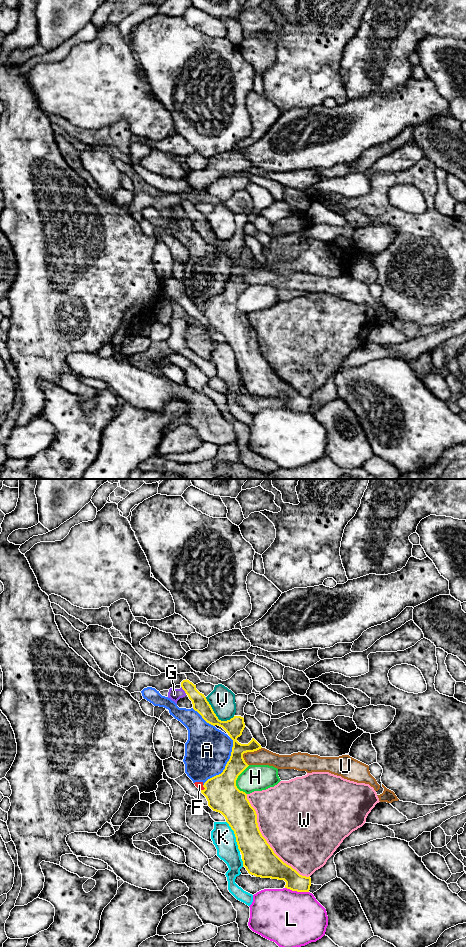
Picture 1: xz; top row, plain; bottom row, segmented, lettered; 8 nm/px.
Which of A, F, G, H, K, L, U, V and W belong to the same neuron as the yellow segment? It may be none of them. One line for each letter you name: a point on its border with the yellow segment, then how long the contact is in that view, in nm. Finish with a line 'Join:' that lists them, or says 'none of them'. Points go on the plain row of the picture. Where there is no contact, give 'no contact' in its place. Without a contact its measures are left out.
Join: none of them

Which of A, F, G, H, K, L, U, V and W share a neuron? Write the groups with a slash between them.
A F / G / H / K / L / U / V / W

